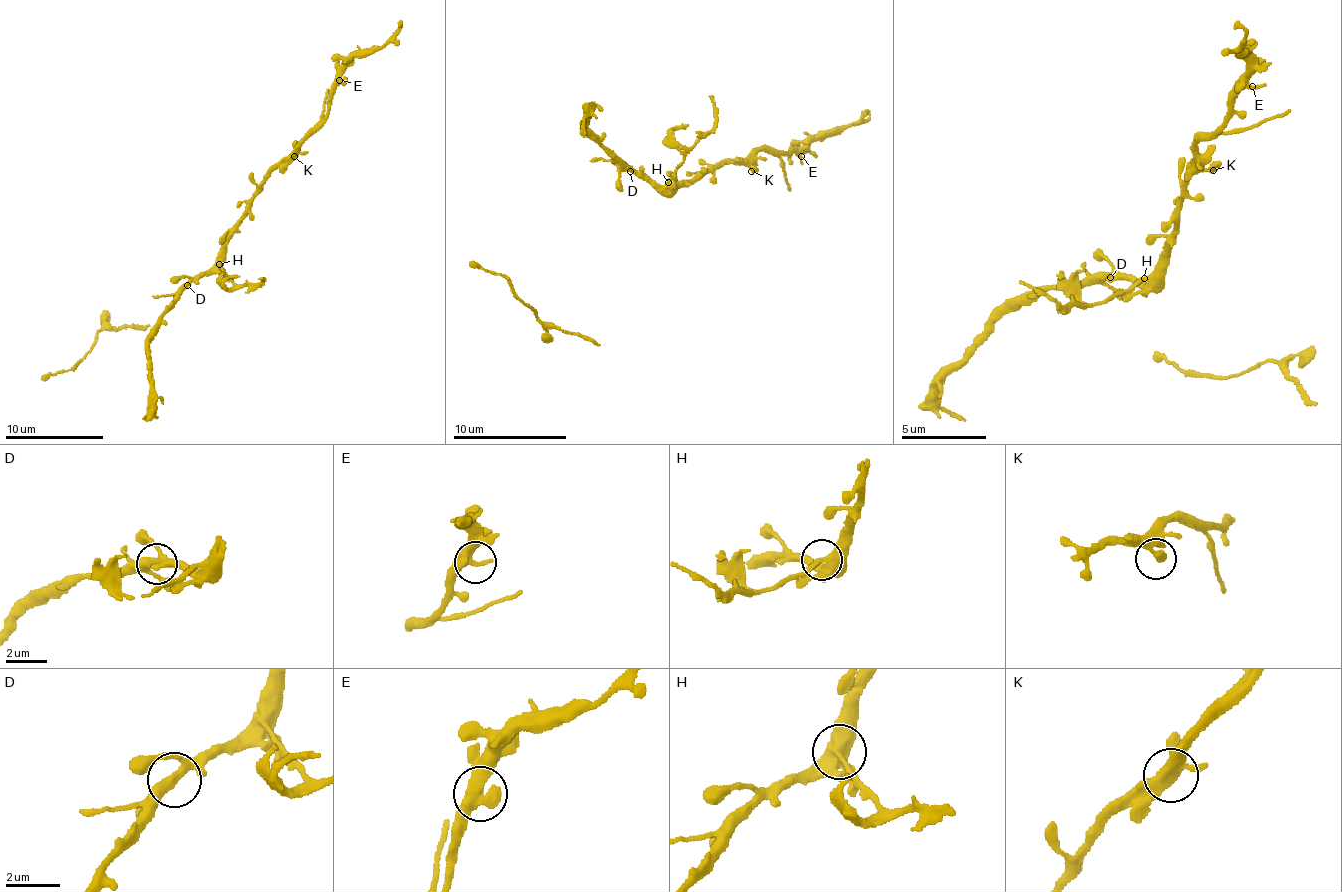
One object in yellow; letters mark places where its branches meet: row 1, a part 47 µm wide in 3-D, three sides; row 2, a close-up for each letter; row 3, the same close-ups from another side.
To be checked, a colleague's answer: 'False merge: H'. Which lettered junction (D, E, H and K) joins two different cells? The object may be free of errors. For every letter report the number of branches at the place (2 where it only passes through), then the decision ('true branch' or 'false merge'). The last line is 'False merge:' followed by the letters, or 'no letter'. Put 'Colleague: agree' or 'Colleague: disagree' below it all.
D: 3 branches meet; true branch
E: 3 branches meet; true branch
H: 3 branches meet; false merge
K: 2 branches meet; true branch
False merge: H
Colleague: agree

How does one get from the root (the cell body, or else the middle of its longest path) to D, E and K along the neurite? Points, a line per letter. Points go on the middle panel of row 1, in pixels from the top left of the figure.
D: (672, 192), (663, 193), (630, 171)
E: (672, 192), (673, 184), (681, 179), (687, 182), (697, 171), (764, 147), (788, 156), (790, 149), (801, 156)
K: (672, 192), (673, 184), (681, 179), (687, 182), (697, 175), (697, 171), (713, 164), (738, 162), (751, 171)

